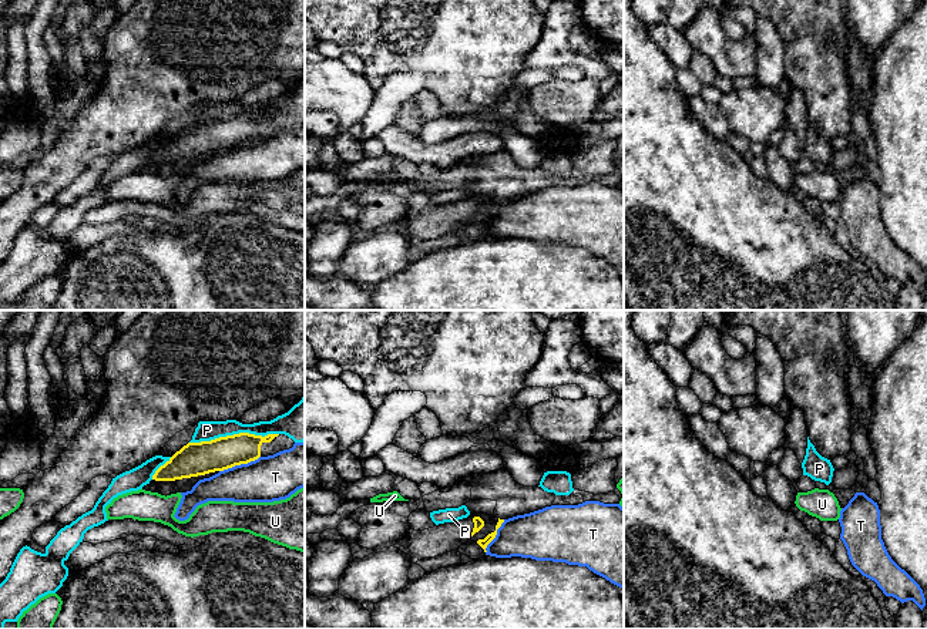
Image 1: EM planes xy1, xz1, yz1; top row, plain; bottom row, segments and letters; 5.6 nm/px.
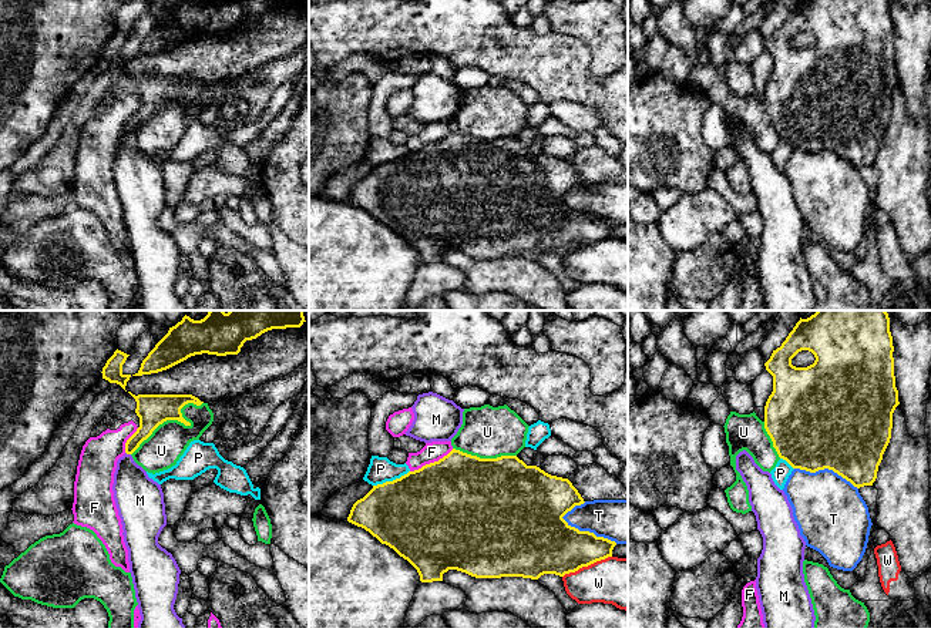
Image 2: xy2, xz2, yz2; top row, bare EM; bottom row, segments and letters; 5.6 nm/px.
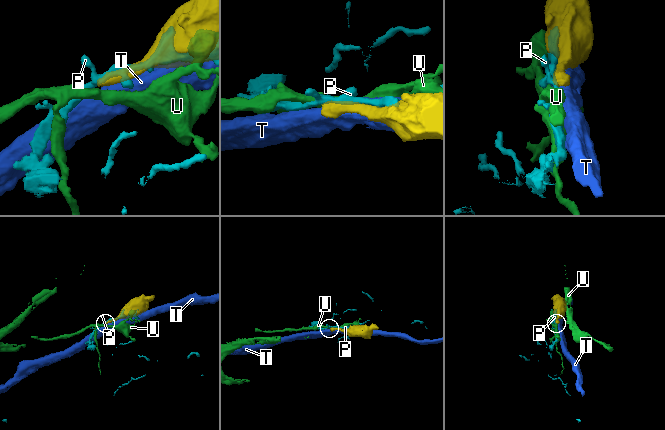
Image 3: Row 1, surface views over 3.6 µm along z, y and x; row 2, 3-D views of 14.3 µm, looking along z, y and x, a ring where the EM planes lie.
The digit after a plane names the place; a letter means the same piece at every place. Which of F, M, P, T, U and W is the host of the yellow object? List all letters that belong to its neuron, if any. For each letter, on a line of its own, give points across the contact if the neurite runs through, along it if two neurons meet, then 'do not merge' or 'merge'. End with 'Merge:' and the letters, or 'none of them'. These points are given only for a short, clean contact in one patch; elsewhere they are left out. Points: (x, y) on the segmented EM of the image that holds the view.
F: along xz2 (453, 449), (437, 460), (410, 472) | do not merge
M: along xy2 (125, 452), (130, 454) | do not merge
P: do not merge
T: do not merge
U: do not merge
W: do not merge
Merge: none of them

